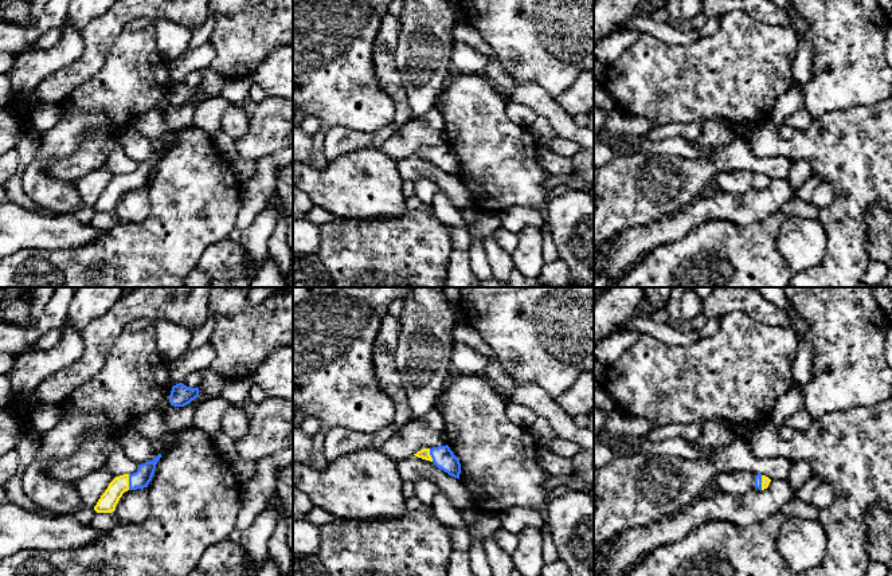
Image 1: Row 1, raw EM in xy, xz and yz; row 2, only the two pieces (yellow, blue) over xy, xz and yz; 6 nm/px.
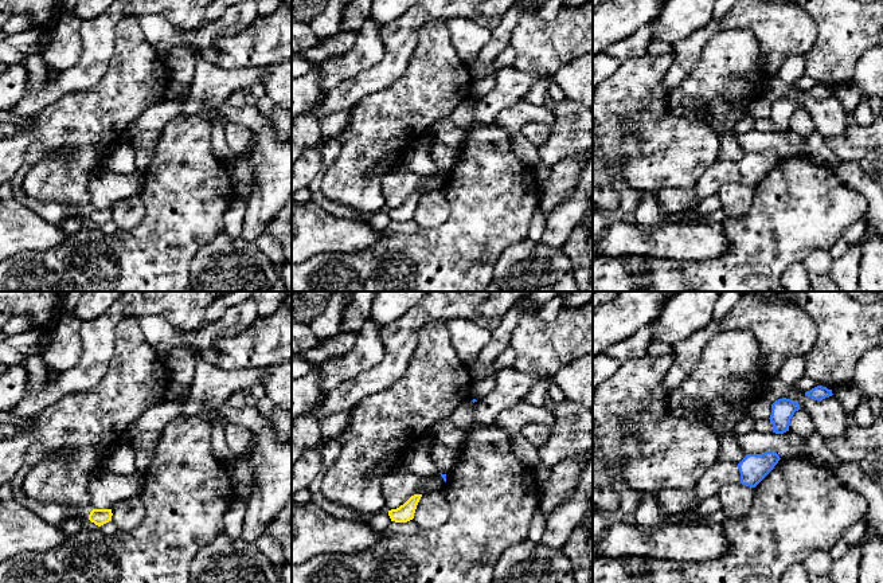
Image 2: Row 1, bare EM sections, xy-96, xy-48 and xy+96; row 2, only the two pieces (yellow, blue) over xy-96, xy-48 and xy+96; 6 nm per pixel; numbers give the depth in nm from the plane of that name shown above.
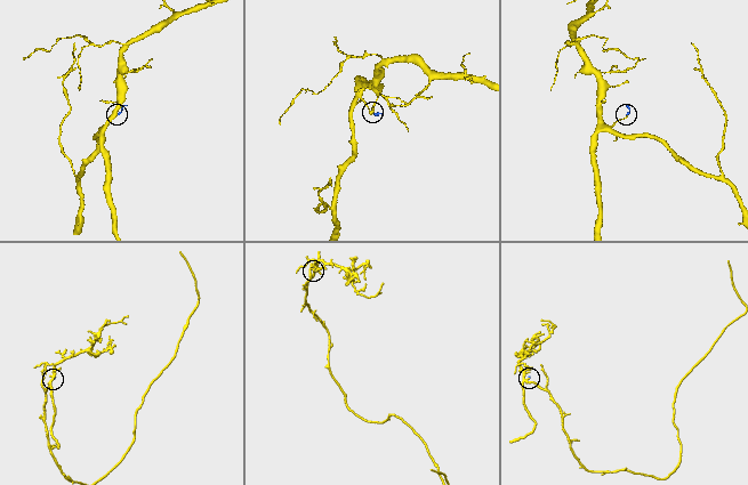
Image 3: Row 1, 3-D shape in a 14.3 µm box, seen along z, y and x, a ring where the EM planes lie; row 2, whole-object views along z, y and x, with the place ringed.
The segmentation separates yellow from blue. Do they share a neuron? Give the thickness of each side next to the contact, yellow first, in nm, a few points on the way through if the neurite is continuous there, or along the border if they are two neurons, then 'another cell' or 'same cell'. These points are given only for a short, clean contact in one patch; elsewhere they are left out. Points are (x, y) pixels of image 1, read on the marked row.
110/110 nm | across xy (106, 504), (128, 482), (141, 478) | same cell

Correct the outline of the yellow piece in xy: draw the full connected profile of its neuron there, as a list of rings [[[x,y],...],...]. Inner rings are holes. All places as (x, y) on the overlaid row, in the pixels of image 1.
[[[159,454],[153,461],[140,465],[137,471],[133,474],[116,477],[98,499],[94,510],[97,513],[112,513],[116,510],[116,506],[125,491],[148,487],[160,458],[161,454]]]

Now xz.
[[[447,444],[433,448],[423,448],[414,455],[433,462],[438,469],[459,479],[461,474],[459,459],[453,454]]]

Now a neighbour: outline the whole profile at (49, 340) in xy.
[[[52,329],[44,333],[34,345],[32,349],[48,350],[52,349],[60,340],[60,329]]]

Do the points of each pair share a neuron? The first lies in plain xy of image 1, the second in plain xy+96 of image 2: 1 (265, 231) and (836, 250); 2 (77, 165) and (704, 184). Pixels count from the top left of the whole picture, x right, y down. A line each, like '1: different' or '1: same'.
1: different
2: different

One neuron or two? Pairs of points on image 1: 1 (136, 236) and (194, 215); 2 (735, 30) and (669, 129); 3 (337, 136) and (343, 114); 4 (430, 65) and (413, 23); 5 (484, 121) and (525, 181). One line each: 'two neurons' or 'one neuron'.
1: one neuron
2: two neurons
3: two neurons
4: one neuron
5: one neuron

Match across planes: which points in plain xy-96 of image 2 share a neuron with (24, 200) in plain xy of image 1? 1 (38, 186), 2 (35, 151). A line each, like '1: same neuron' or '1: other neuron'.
1: other neuron
2: same neuron

